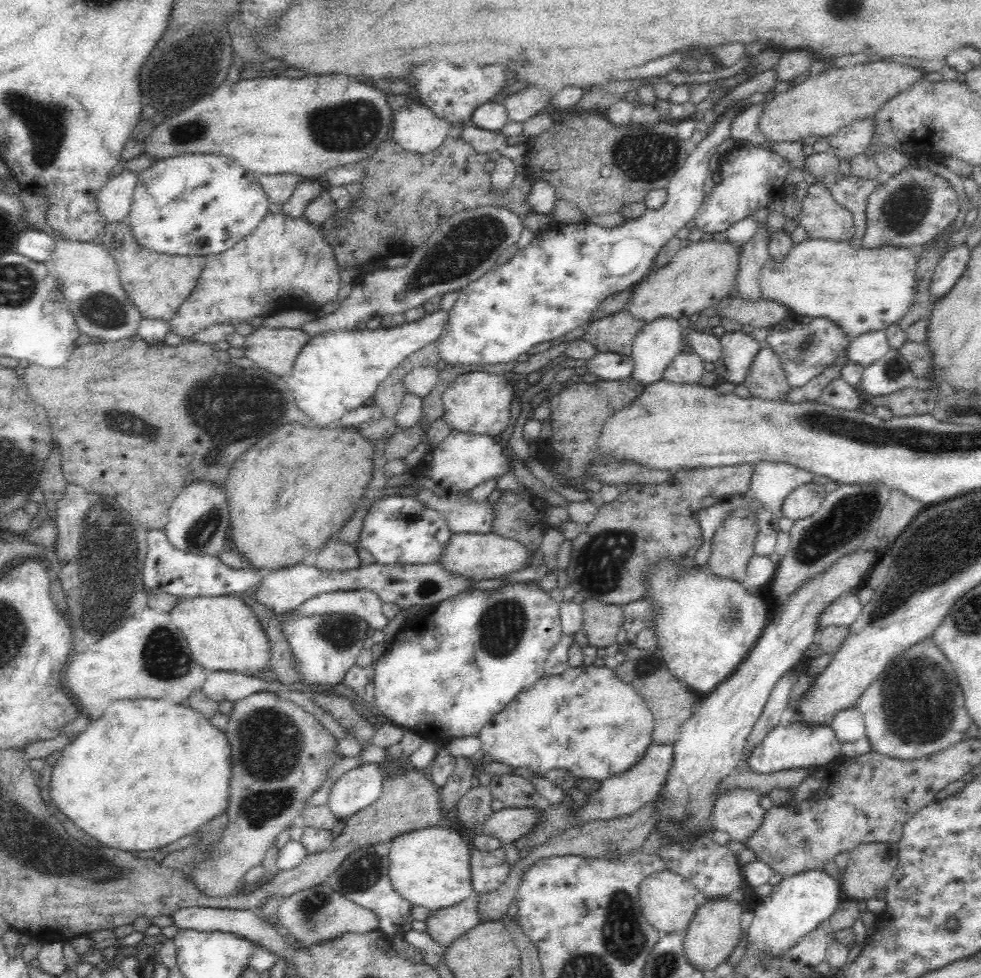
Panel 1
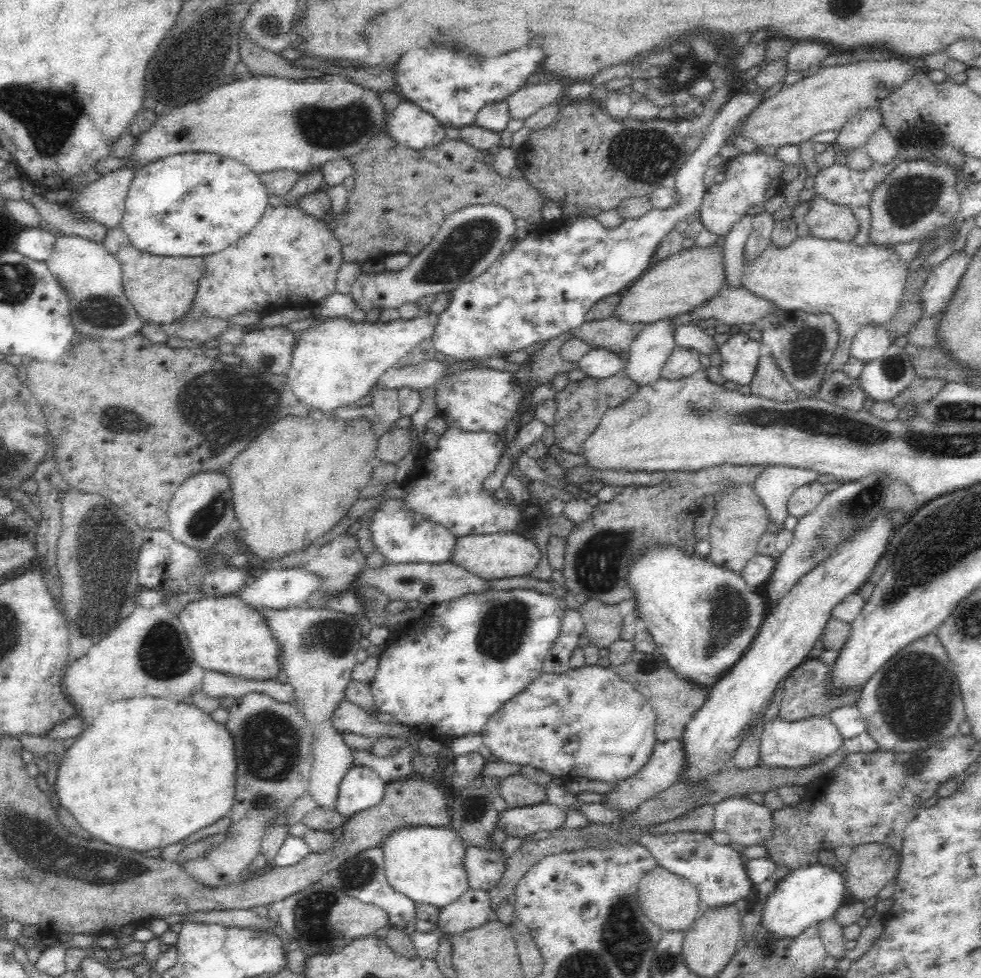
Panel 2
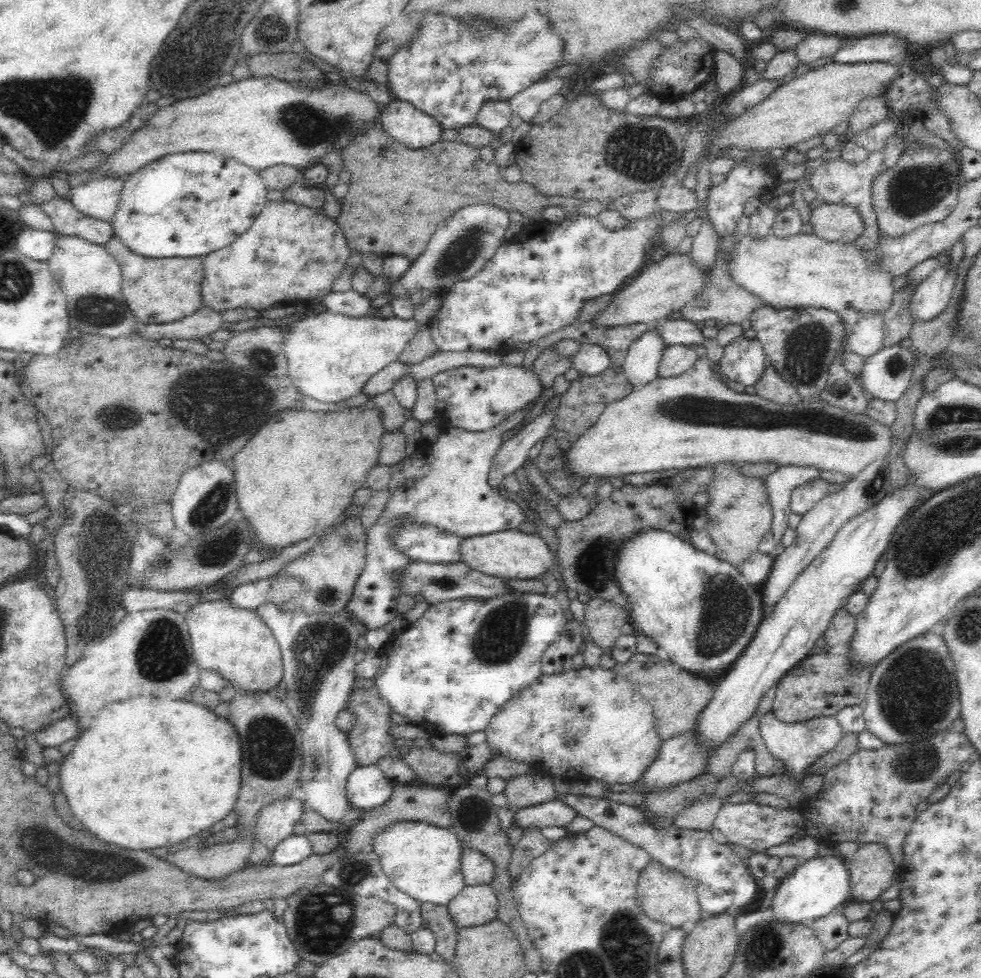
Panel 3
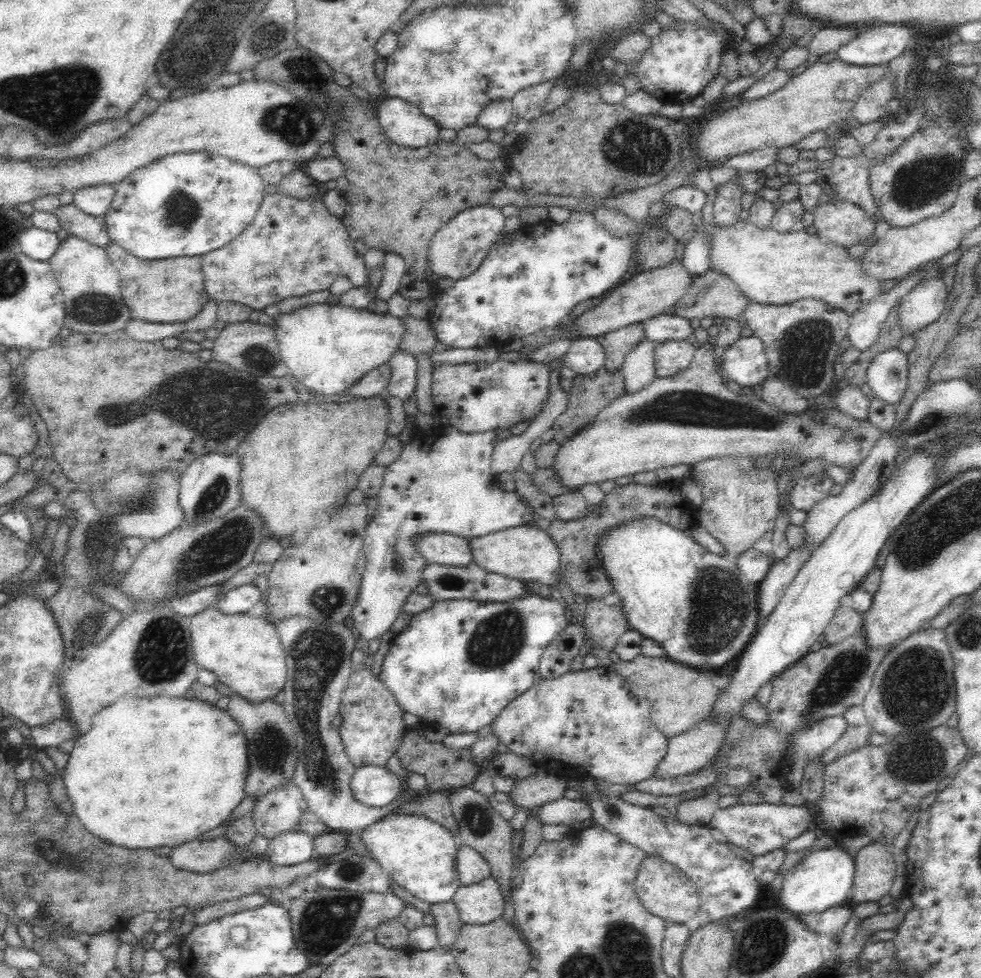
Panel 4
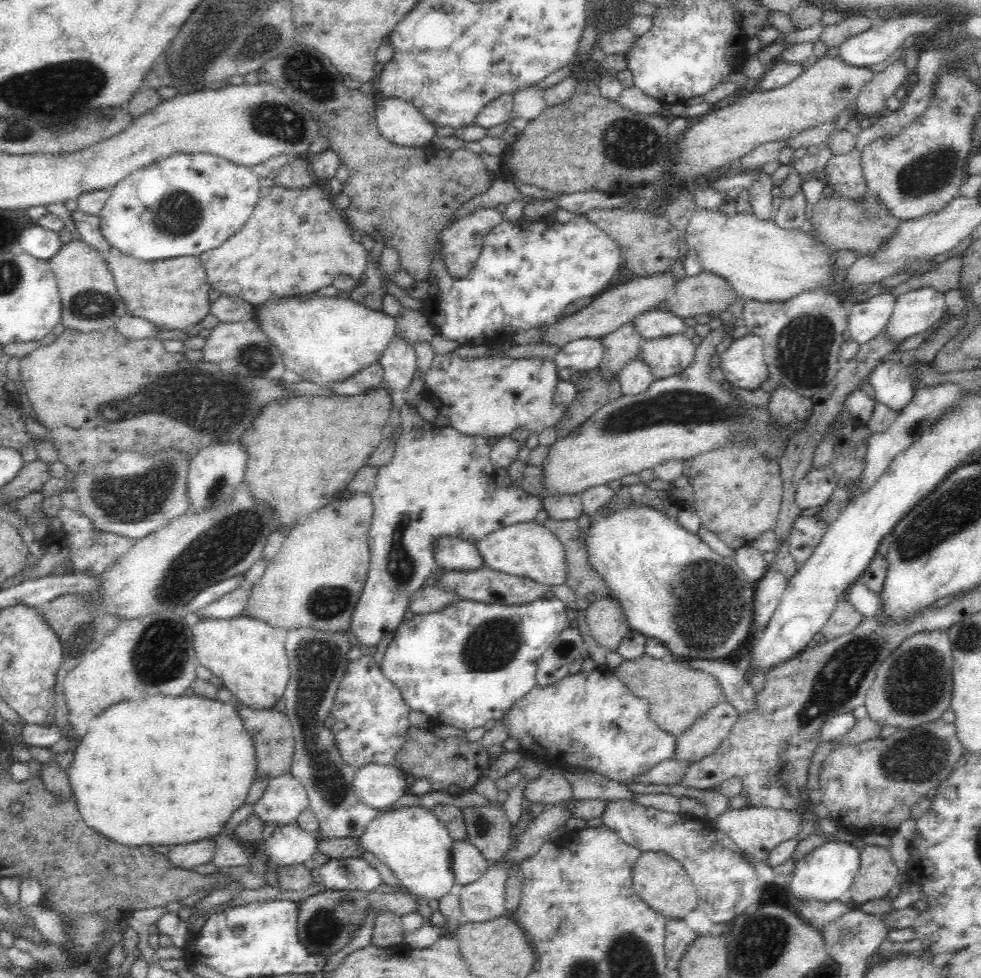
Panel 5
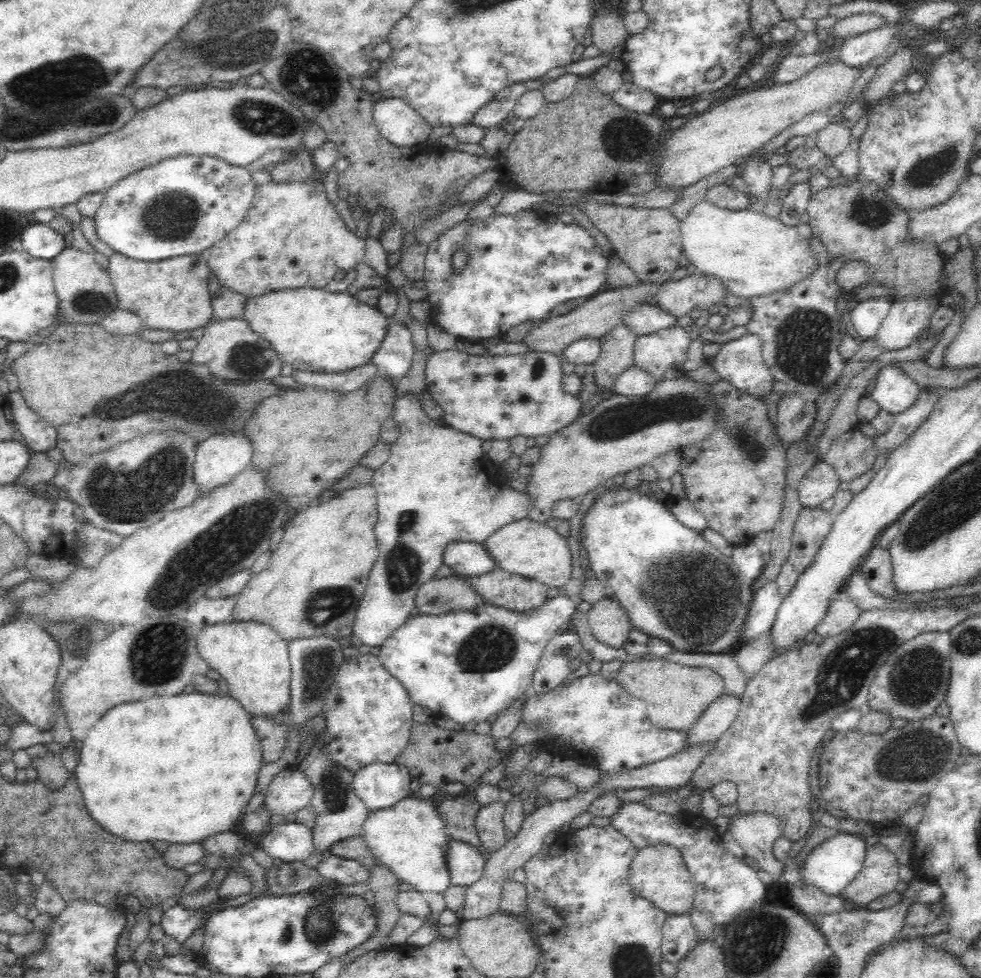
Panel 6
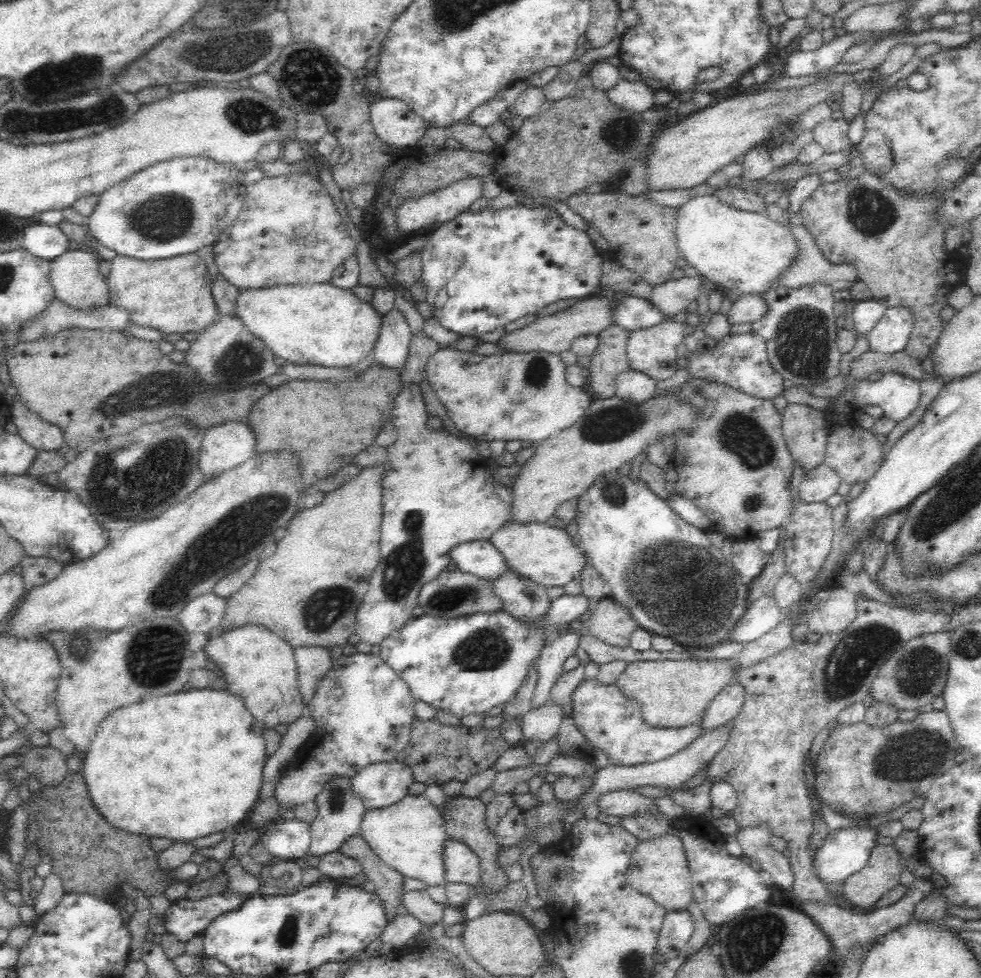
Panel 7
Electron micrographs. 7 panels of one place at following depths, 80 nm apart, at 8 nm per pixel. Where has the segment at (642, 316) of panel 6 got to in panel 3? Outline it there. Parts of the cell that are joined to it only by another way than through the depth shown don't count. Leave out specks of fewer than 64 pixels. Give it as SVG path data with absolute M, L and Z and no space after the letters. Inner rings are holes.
M663 320L657 325L657 330L664 343L668 345L704 346L706 337L698 329L697 324L690 320Z

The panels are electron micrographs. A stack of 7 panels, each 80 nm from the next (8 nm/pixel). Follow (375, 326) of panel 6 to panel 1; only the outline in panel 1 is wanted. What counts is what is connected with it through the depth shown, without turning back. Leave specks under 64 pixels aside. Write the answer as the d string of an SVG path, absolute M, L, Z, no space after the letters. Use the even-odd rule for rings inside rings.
M436 310L418 322L410 322L395 327L379 327L376 330L357 330L352 332L332 332L318 334L302 348L294 361L291 373L286 377L292 397L299 410L312 418L318 426L338 427L340 420L349 412L364 407L366 400L374 396L375 390L390 376L390 373L408 359L414 352L438 341L444 327L450 322L450 310Z

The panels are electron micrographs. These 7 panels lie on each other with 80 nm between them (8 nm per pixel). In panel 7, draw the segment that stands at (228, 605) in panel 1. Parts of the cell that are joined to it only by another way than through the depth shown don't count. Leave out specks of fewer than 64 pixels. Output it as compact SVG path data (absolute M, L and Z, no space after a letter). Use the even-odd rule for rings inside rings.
M252 623L230 630L218 628L214 634L210 631L206 633L202 646L206 658L222 670L226 690L242 698L254 720L270 728L277 724L290 724L305 714L302 697L296 689L296 661L292 648L266 626Z

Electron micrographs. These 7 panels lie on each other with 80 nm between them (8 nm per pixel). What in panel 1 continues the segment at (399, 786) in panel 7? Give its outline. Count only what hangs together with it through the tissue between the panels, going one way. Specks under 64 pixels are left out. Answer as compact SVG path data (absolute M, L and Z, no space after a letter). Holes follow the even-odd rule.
M364 764L342 774L331 786L325 804L338 819L346 820L364 806L374 803L382 793L383 774L378 764Z

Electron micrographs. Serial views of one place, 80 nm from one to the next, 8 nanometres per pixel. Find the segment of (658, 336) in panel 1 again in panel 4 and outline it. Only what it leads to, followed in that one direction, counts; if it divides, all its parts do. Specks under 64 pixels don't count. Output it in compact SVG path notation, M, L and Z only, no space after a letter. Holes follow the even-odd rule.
M644 338L626 354L624 364L619 371L625 380L628 393L642 390L657 377L654 364L656 345L653 341Z

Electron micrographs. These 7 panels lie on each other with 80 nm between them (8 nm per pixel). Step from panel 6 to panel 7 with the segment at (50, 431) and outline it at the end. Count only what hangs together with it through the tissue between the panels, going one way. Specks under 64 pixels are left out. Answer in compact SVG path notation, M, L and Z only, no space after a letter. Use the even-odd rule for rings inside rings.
M19 397L10 405L11 420L18 429L18 434L37 451L53 451L62 446L62 429L42 421L38 415L26 408Z

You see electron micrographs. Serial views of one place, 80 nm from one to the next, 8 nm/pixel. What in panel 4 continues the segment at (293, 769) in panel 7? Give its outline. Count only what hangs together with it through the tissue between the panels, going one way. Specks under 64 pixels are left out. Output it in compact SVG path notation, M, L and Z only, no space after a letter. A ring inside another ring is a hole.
M354 665L354 673L341 698L339 714L343 721L339 733L346 748L346 755L357 768L367 765L386 765L392 755L399 750L406 725L402 721L402 709L394 700L394 695L386 689L378 676L370 669ZM294 783L266 794L253 806L250 816L257 835L270 842L280 834L294 831L306 811L305 797Z

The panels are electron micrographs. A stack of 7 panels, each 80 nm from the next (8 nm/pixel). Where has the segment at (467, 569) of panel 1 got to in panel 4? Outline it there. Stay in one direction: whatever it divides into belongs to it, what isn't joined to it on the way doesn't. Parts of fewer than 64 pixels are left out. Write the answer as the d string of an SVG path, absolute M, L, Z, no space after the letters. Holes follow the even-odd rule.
M532 523L468 539L468 545L473 563L488 572L525 582L540 582L546 586L558 583L561 578L561 555L556 543L548 533Z

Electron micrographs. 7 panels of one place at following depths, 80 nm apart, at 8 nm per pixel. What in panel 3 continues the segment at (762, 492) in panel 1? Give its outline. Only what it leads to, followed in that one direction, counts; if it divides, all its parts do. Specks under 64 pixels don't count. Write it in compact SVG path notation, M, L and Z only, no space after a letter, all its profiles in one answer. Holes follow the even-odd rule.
M778 465L778 468L776 468L774 472L762 478L762 483L764 483L764 489L766 489L766 495L768 495L768 503L770 503L770 509L772 509L772 522L771 522L771 530L769 534L771 534L772 538L774 538L775 541L778 543L778 547L781 548L781 546L779 546L780 538L782 538L782 534L784 534L784 531L788 528L788 518L790 518L790 514L792 513L789 505L792 491L797 486L806 484L807 482L810 482L811 480L818 478L818 474L819 474L819 470L816 469L816 467L810 467L810 465L808 466Z

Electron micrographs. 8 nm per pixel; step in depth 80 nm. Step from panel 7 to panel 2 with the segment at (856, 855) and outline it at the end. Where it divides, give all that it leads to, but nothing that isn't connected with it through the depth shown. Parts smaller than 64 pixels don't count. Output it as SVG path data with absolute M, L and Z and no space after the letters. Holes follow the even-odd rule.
M815 861L807 867L789 872L779 881L764 903L759 922L766 933L778 939L797 937L804 930L832 918L848 894L842 869L839 866L823 866Z

